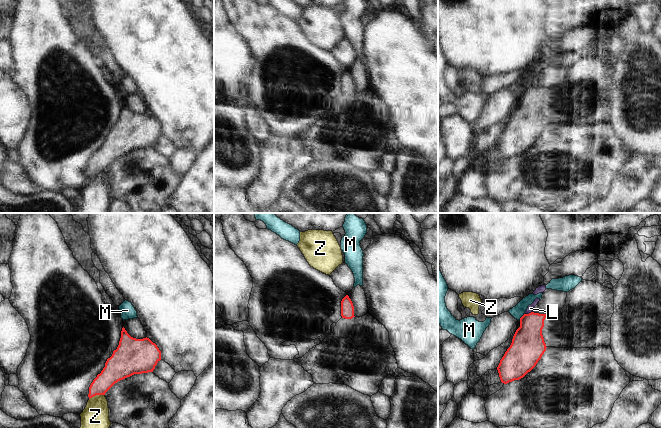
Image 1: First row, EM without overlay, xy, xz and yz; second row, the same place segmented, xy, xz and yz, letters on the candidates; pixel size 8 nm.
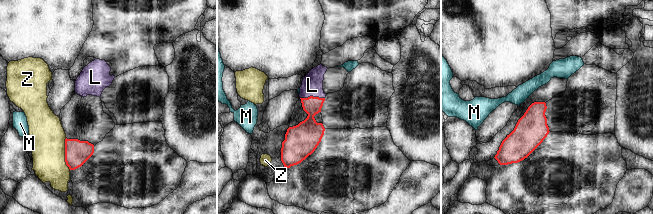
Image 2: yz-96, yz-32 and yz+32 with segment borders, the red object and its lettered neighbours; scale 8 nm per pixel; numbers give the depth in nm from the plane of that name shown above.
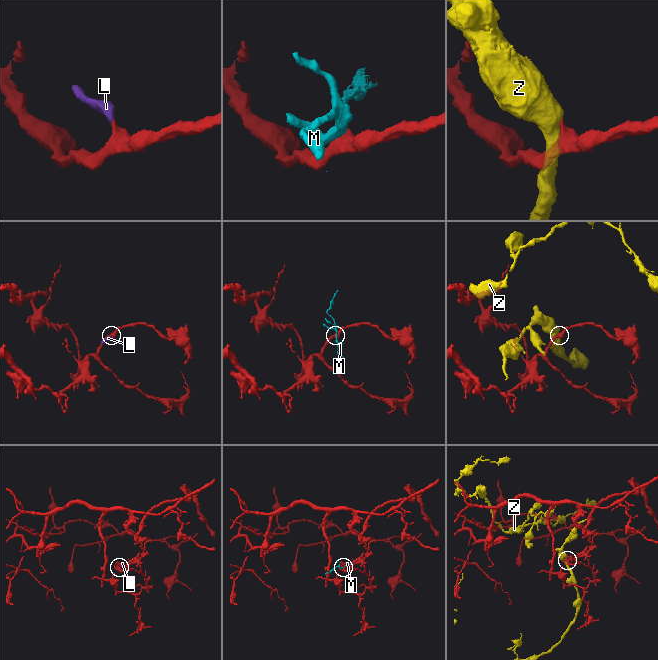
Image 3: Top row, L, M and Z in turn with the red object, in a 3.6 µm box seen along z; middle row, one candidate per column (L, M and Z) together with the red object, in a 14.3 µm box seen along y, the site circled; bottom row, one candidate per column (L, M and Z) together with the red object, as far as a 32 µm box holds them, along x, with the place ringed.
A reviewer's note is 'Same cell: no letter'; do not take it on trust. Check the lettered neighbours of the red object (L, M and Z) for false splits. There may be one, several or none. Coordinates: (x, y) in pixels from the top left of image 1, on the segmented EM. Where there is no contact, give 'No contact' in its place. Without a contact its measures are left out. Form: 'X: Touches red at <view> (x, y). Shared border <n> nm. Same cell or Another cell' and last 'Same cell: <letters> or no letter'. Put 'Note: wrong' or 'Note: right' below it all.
L: Touches red at yz (529, 313). Shared border 80 nm. Same cell
M: Touches red at yz (521, 317). Shared border 60 nm. Another cell
Z: Touches red at xy (96, 394). Shared border 130 nm. Another cell
Same cell: L
Note: wrong

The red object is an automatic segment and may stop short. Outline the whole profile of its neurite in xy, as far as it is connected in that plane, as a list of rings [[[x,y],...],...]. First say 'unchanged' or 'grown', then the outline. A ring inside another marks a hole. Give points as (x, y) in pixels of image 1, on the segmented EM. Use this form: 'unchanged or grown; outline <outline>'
unchanged; outline [[[122,328],[119,345],[89,387],[89,399],[105,393],[118,381],[134,374],[153,372],[161,351],[149,338],[136,339]]]

